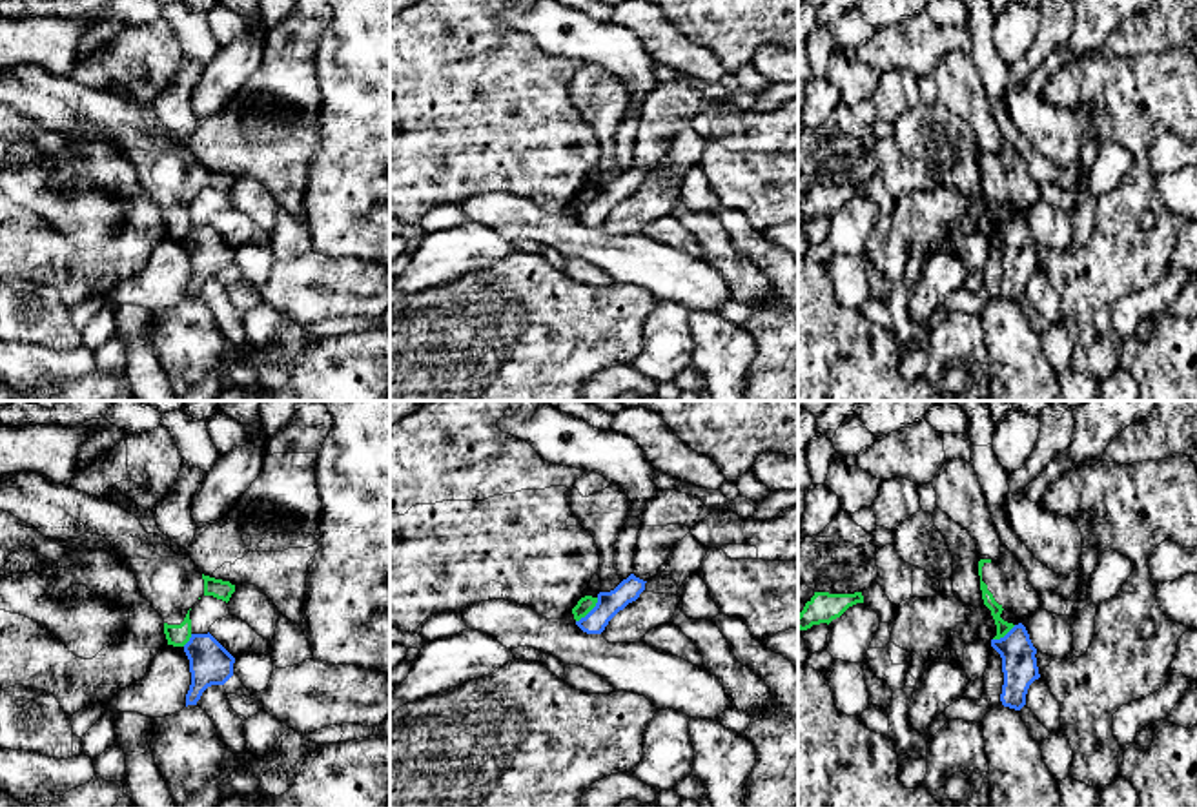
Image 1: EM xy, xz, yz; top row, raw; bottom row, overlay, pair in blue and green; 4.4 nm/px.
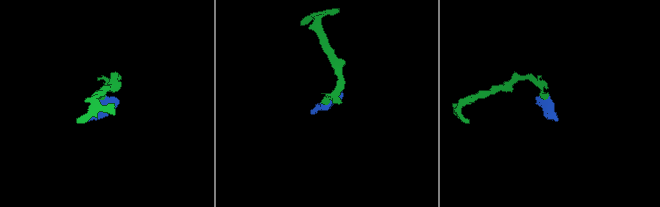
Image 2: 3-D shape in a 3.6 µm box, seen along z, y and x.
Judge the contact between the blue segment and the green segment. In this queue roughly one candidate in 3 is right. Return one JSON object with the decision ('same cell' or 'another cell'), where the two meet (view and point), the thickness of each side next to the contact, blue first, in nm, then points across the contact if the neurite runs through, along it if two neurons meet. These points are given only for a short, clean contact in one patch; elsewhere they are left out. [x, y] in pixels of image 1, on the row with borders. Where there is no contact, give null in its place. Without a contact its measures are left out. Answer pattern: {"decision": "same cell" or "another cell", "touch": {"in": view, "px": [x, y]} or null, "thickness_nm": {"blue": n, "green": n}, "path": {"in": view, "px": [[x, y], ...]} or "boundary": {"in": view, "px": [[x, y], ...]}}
{"decision": "another cell", "touch": {"in": "xz", "px": [591, 611]}, "thickness_nm": {"blue": 110, "green": 70}, "boundary": {"in": "xz", "px": [[598, 598], [576, 622]]}}

